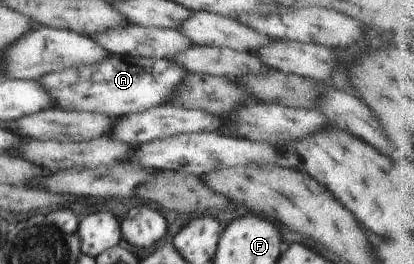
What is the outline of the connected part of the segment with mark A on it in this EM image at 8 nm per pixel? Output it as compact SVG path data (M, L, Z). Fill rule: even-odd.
M110 57L100 63L70 67L62 71L48 72L36 79L36 83L46 90L56 105L64 111L90 111L106 115L124 115L130 111L142 111L166 103L174 89L178 89L180 79L189 72L180 69L173 61L166 59L144 59L144 57Z

